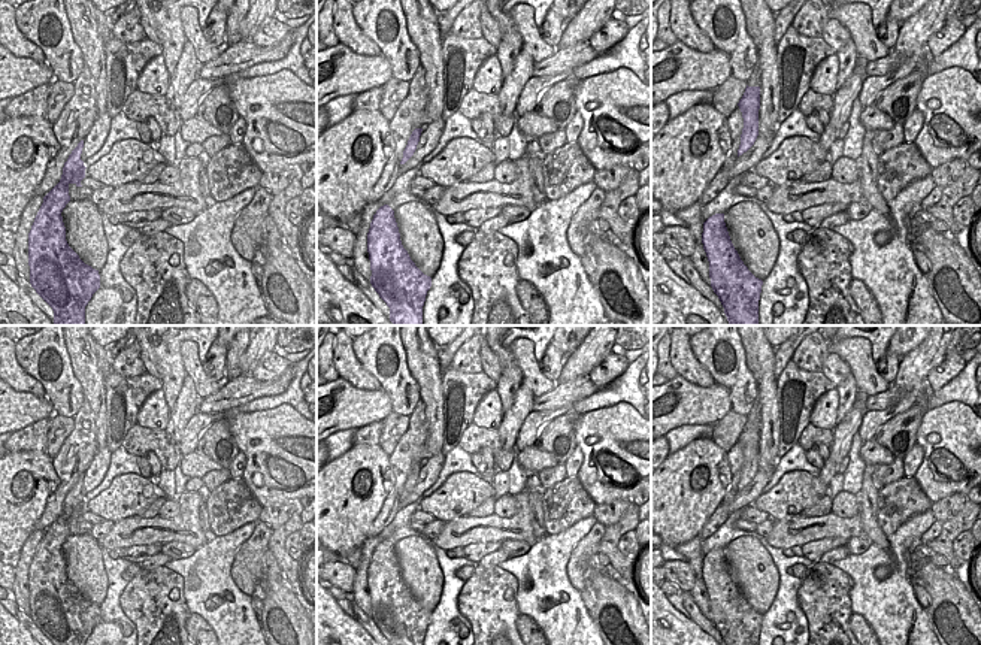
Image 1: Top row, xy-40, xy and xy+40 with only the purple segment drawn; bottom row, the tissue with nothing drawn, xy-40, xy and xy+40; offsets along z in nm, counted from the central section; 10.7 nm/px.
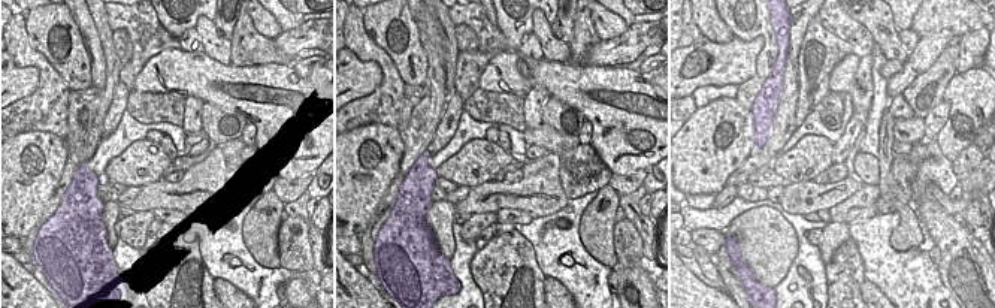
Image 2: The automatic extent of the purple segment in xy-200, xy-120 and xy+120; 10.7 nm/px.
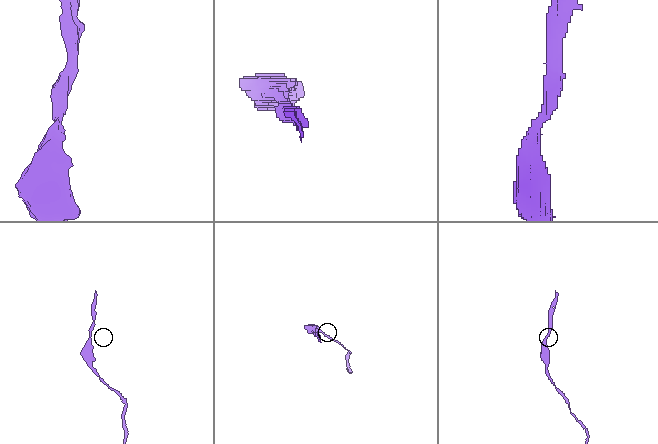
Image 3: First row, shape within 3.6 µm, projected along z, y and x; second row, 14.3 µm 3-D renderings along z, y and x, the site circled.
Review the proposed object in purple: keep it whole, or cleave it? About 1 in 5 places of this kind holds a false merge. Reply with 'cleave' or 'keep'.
keep

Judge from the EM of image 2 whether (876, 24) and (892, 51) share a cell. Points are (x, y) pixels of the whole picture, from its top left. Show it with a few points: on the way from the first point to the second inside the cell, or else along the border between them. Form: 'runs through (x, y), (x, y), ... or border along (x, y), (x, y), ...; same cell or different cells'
runs through (879, 30), (891, 45); same cell

